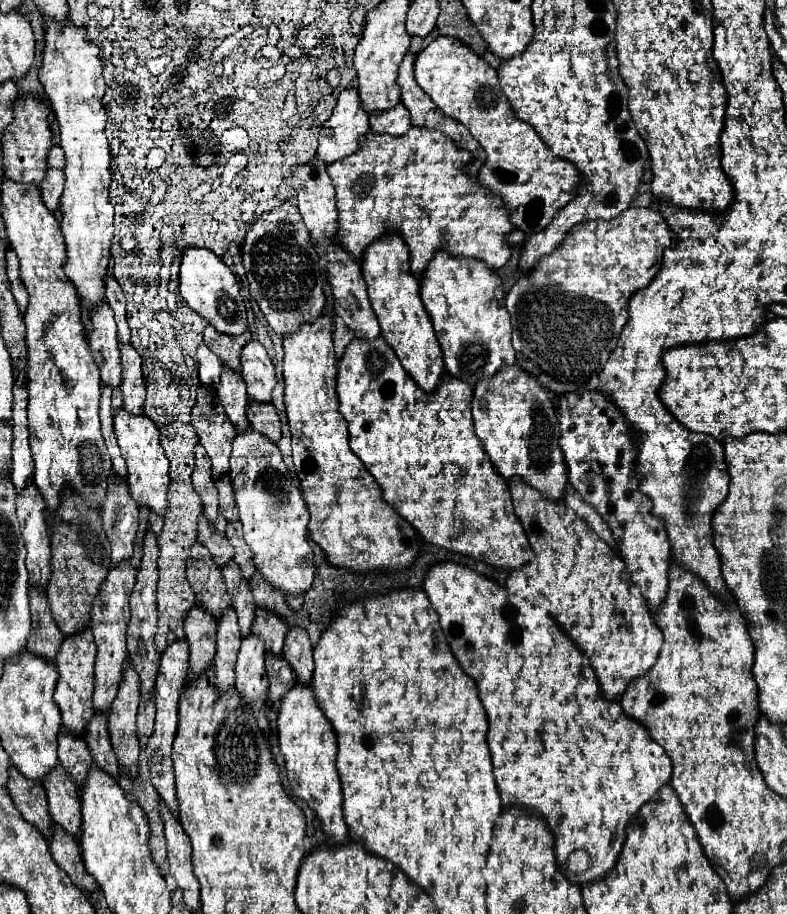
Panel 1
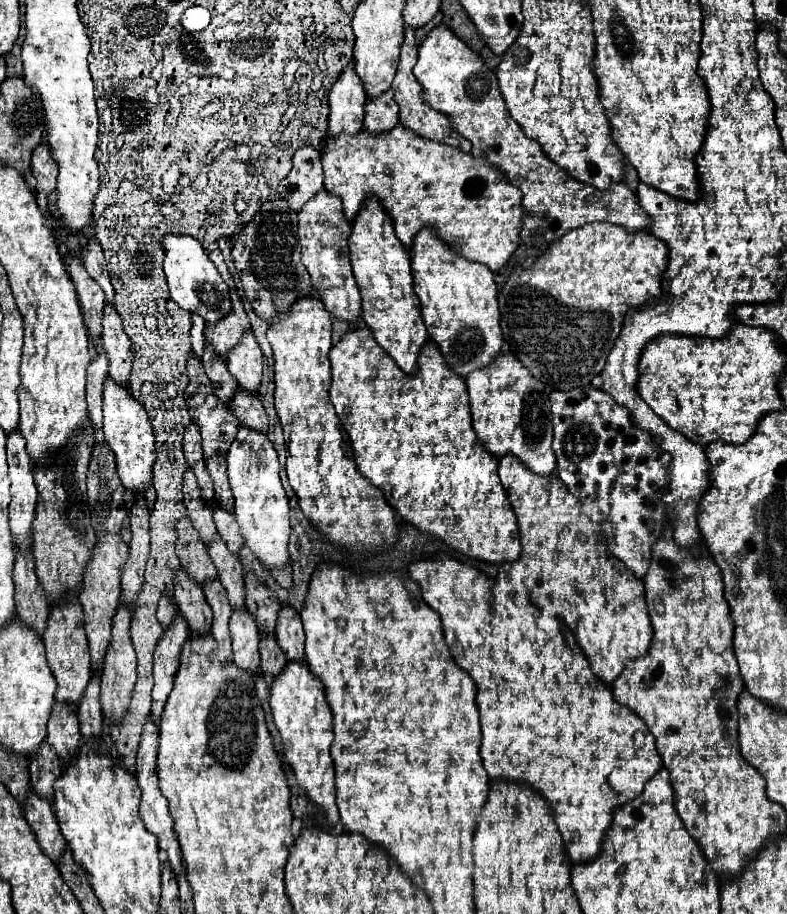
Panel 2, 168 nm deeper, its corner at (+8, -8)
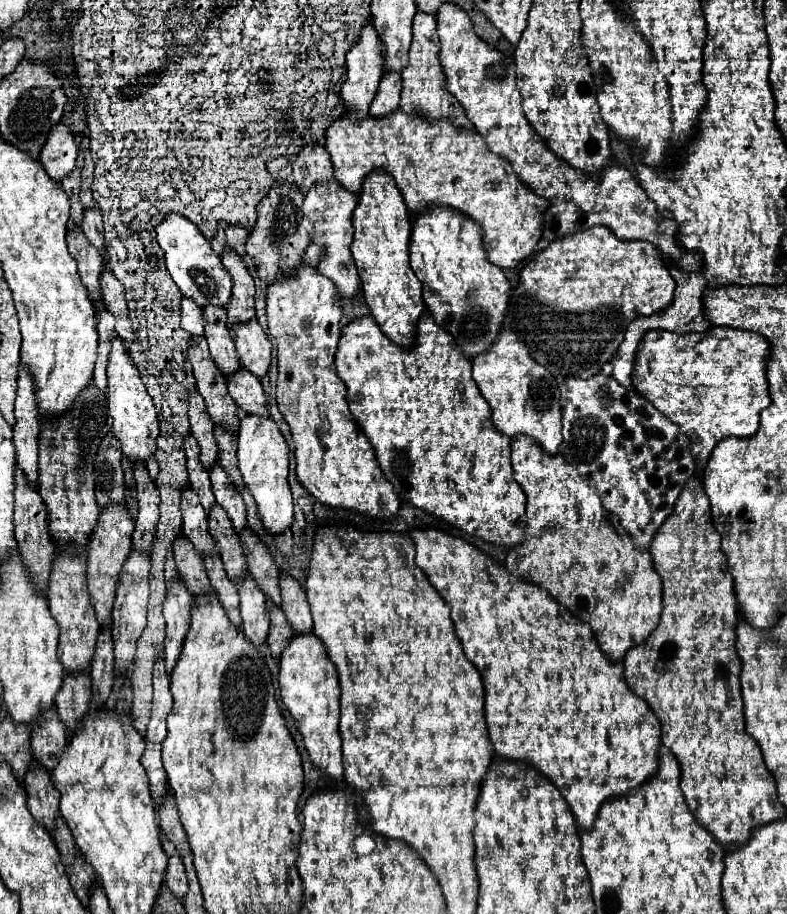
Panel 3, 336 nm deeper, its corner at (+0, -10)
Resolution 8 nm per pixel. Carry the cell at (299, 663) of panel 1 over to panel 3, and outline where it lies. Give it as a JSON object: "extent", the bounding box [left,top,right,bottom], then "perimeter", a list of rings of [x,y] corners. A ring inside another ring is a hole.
{"extent":[281,574,313,634],"perimeter":[[[281,574],[281,596],[281,610],[285,612],[287,622],[293,628],[293,634],[309,634],[313,630],[313,620],[305,598],[305,590],[291,576]]]}

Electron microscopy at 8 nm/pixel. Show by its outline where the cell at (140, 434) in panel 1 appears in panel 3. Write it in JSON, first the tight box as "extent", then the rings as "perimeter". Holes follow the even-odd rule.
{"extent":[107,334,159,462],"perimeter":[[[113,334],[113,348],[109,354],[107,378],[109,378],[107,406],[113,418],[113,436],[121,442],[121,450],[131,462],[147,462],[147,458],[151,458],[157,450],[157,436],[159,436],[157,414],[155,414],[153,400],[147,394],[133,360],[127,356],[123,342],[115,334]]]}

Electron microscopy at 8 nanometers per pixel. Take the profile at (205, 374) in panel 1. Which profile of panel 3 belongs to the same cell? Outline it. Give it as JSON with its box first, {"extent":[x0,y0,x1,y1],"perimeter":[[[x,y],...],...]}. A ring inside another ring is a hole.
{"extent":[181,298,203,336],"perimeter":[[[189,298],[181,300],[181,326],[195,336],[203,334],[203,310],[189,302]]]}

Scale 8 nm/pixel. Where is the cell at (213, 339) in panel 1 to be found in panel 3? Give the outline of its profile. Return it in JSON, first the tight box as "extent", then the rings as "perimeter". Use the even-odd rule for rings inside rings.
{"extent":[221,250,255,326],"perimeter":[[[225,250],[221,254],[221,260],[233,278],[233,298],[227,306],[227,322],[229,322],[229,326],[233,326],[237,322],[249,322],[255,318],[255,306],[253,306],[255,284],[253,284],[253,278],[247,272],[241,256],[237,256],[235,252]]]}

